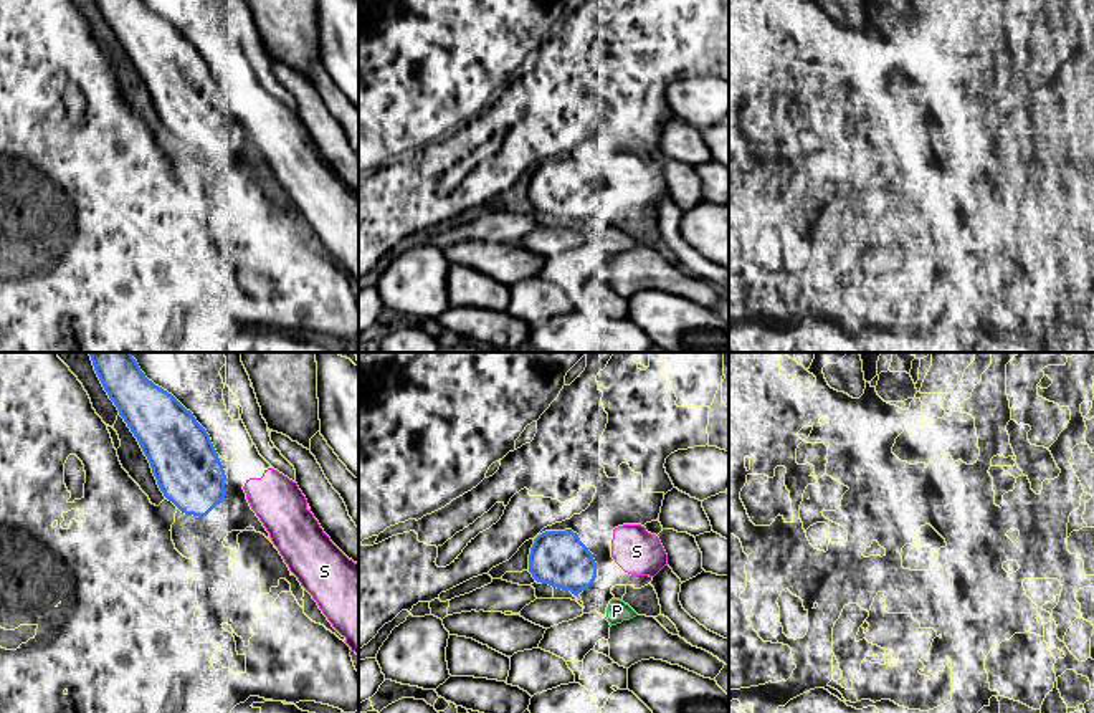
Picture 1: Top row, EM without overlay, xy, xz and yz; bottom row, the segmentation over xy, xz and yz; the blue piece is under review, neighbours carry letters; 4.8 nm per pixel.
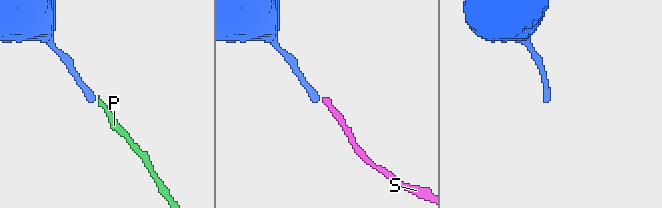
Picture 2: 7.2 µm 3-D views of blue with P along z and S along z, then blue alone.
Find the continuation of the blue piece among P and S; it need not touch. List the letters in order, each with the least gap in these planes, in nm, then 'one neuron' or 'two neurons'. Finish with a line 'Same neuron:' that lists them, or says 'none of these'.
P: 120 nm | two neurons
S: 90 nm | one neuron
Same neuron: S

